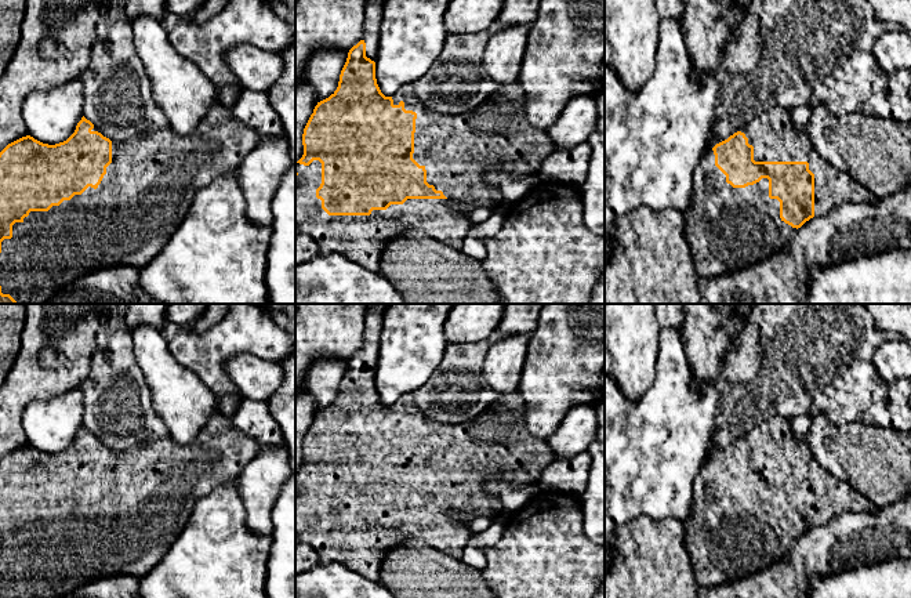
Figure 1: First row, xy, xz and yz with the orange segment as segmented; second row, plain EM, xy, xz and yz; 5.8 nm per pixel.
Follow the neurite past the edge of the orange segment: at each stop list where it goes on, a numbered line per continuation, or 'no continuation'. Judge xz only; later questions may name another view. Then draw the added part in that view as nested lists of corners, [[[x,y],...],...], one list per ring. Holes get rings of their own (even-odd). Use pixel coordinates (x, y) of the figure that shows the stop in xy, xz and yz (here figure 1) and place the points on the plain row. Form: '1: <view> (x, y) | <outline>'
1: xz (373, 319) | [[[367,304],[364,314],[363,347],[366,352],[366,366],[375,372],[380,354],[380,333],[382,330],[382,314]]]
2: xz (359, 547) | [[[295,472],[295,536],[298,543],[312,546],[322,565],[333,562],[380,581],[381,563],[388,550],[406,537],[422,541],[453,558],[461,559],[469,540],[468,528],[456,522],[450,508],[407,508],[370,525],[329,525],[316,507],[322,493],[322,472]]]

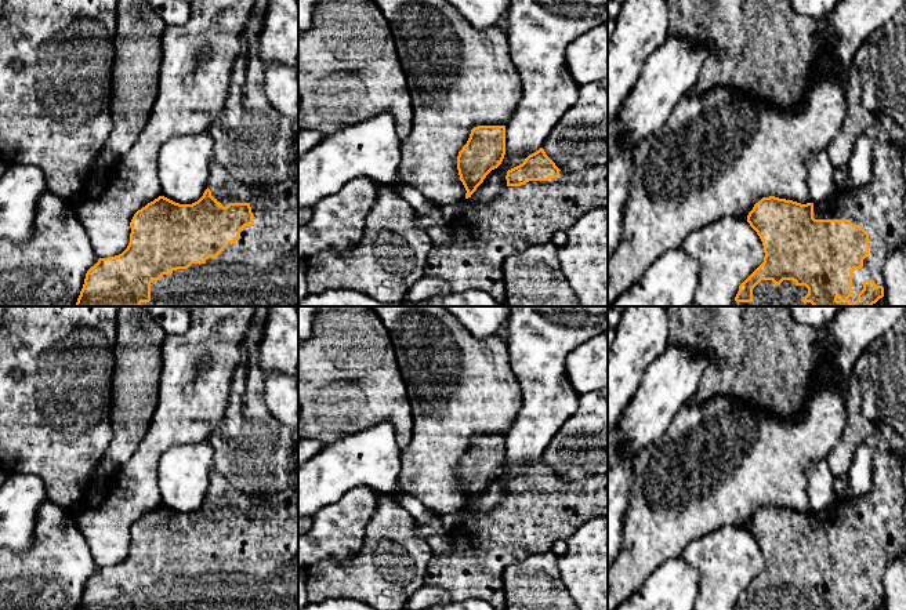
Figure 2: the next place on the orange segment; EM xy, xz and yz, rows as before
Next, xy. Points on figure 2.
1: xy (224, 497) | [[[215,469],[211,472],[207,497],[211,500],[211,505],[224,516],[229,512],[250,512],[250,508],[261,500],[261,494],[244,494],[236,490]]]

